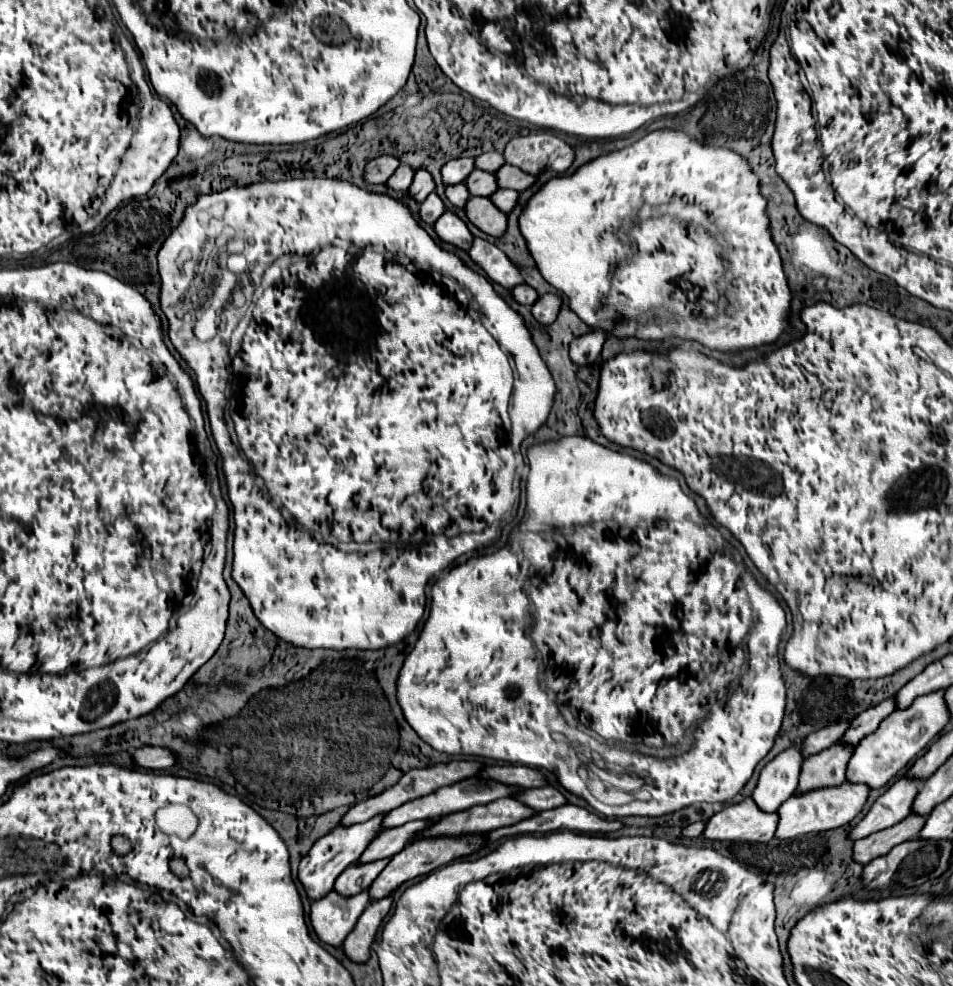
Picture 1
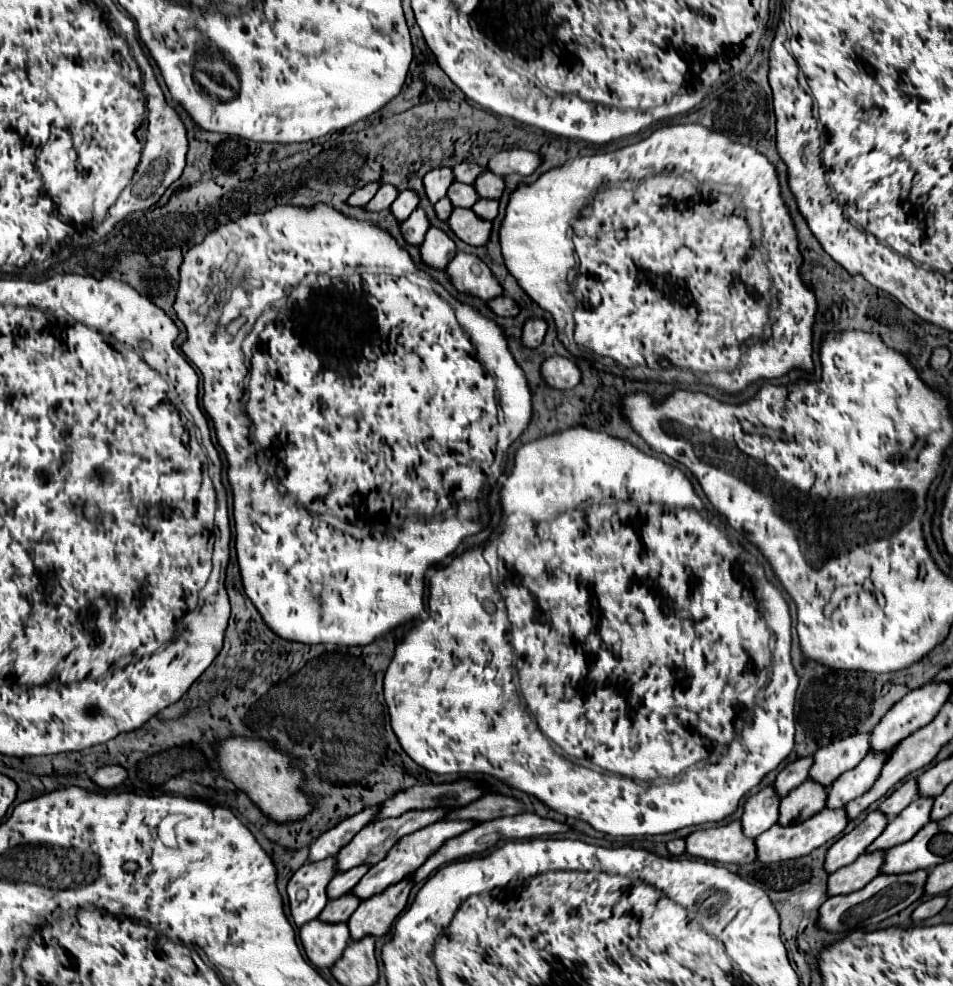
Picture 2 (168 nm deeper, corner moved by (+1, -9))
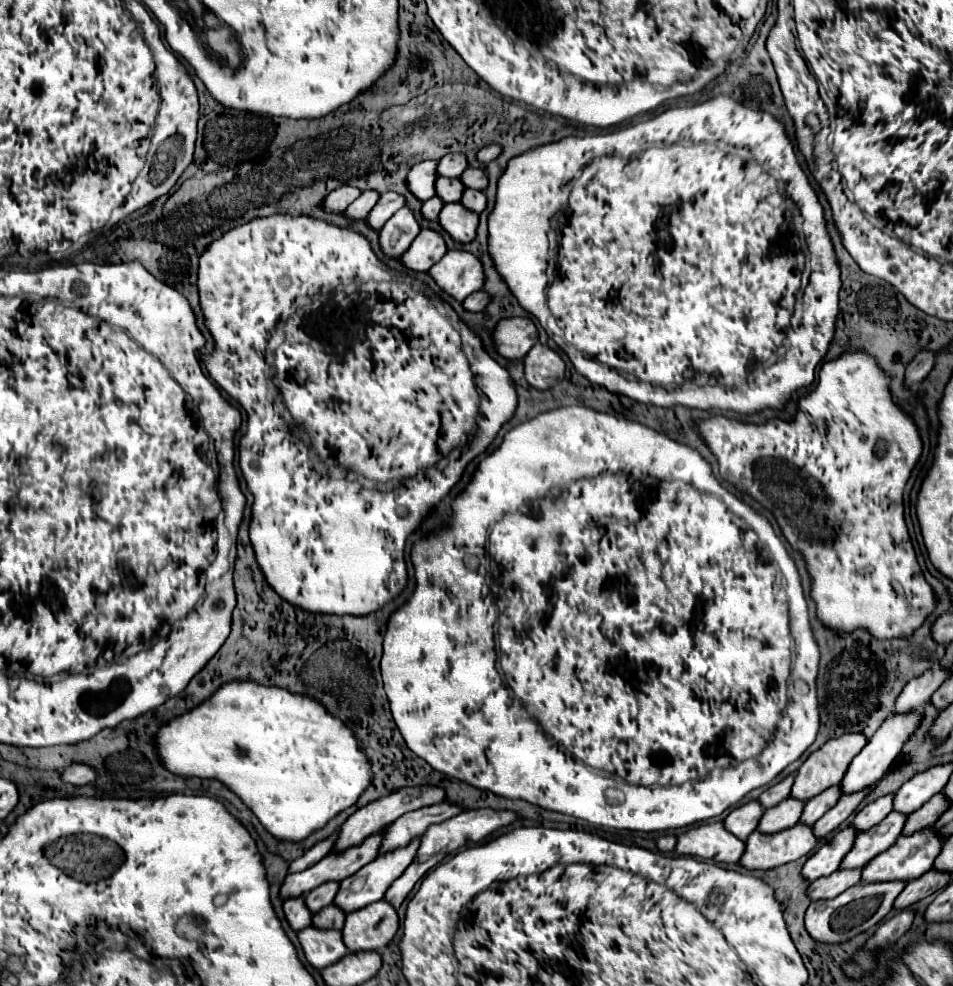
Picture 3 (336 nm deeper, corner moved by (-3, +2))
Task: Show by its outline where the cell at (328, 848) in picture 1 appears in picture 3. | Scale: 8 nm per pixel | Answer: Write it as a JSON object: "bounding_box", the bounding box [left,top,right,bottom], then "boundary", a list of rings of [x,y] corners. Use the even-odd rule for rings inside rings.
{"bounding_box":[284,896,312,932],"boundary":[[[296,896],[292,900],[284,900],[284,912],[290,922],[290,926],[298,932],[300,928],[306,928],[312,924],[312,912],[308,912],[308,906],[304,904],[304,896]]]}

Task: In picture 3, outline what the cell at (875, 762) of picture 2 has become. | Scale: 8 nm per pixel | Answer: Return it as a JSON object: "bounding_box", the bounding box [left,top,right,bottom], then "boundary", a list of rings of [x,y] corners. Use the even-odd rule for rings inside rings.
{"bounding_box":[800,784,842,824],"boundary":[[[836,784],[832,788],[826,788],[818,796],[814,796],[812,800],[806,800],[806,808],[804,808],[804,814],[802,814],[800,820],[806,822],[806,824],[814,824],[840,800],[840,796],[842,796],[840,794],[840,784]]]}

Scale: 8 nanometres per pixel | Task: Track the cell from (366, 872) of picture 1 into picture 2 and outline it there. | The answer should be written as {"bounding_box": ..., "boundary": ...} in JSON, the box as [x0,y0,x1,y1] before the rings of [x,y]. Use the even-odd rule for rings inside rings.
{"bounding_box":[318,895,360,923],"boundary":[[[342,895],[340,899],[328,903],[322,913],[318,915],[320,921],[324,923],[344,923],[350,919],[350,915],[356,911],[356,907],[360,905],[360,901],[354,895]]]}

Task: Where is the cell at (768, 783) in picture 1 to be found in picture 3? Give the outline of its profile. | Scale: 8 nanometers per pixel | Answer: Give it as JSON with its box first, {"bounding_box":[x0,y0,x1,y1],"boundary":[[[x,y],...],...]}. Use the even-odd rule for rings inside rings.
{"bounding_box":[724,800,764,840],"boundary":[[[750,800],[744,806],[734,808],[734,812],[730,812],[730,816],[726,816],[724,824],[734,836],[746,840],[758,828],[762,814],[764,814],[764,806],[760,804],[760,800]]]}

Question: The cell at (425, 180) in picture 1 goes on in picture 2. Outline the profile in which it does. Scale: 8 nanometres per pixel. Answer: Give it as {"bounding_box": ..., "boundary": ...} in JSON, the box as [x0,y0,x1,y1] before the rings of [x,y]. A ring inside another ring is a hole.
{"bounding_box":[390,191,418,221],"boundary":[[[402,191],[390,205],[390,211],[396,217],[396,221],[404,221],[416,207],[418,207],[418,195],[414,191]]]}

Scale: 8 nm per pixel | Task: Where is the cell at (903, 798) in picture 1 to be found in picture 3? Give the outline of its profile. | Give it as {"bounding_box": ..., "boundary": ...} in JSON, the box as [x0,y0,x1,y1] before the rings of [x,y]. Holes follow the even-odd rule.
{"bounding_box":[802,828,856,880],"boundary":[[[844,828],[838,834],[832,836],[830,842],[826,842],[802,868],[802,874],[806,880],[816,880],[822,876],[828,876],[836,872],[844,860],[844,856],[852,850],[852,844],[856,840],[856,828]]]}

